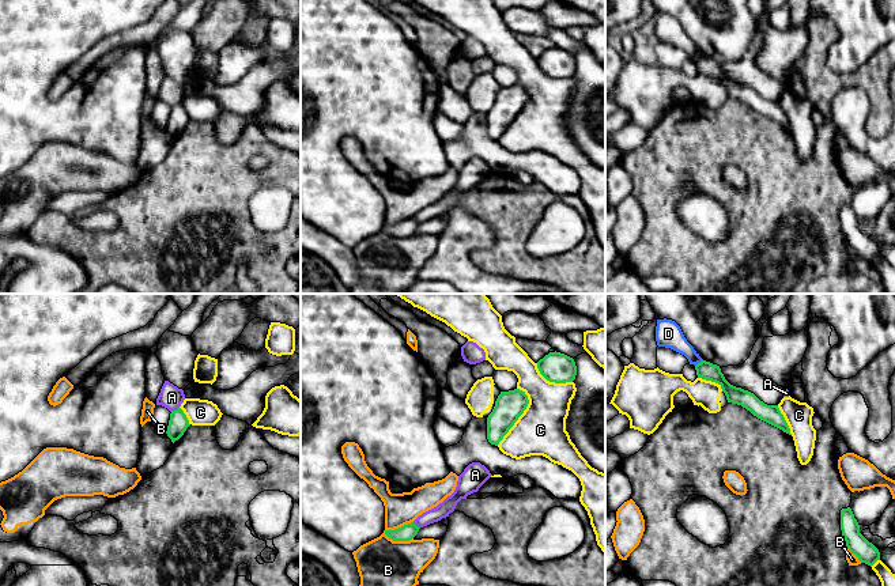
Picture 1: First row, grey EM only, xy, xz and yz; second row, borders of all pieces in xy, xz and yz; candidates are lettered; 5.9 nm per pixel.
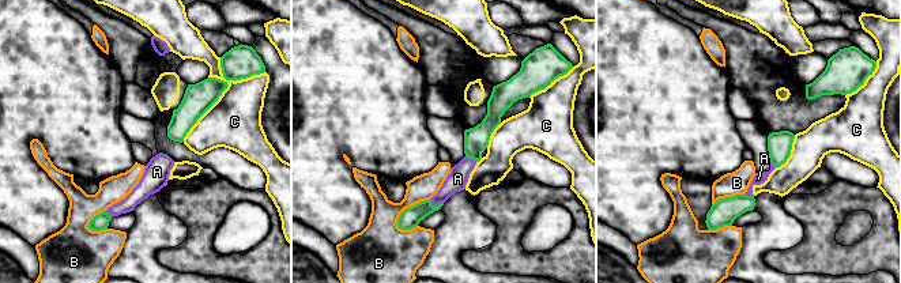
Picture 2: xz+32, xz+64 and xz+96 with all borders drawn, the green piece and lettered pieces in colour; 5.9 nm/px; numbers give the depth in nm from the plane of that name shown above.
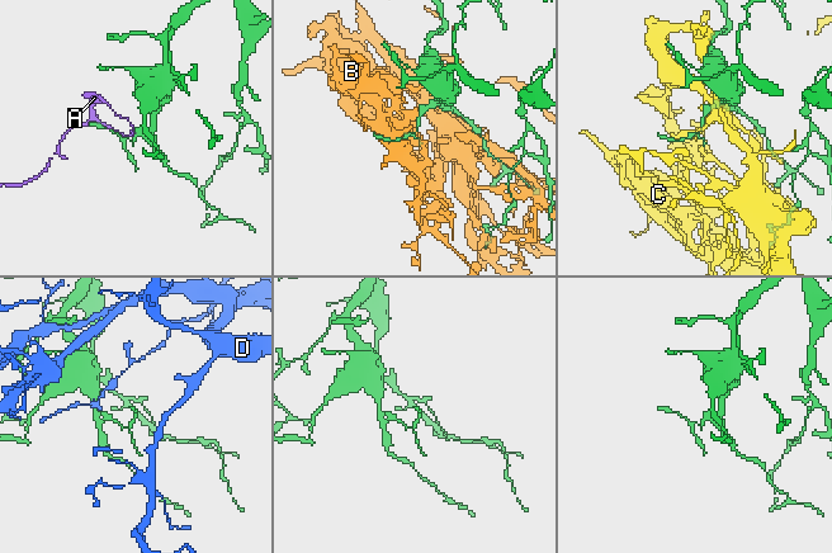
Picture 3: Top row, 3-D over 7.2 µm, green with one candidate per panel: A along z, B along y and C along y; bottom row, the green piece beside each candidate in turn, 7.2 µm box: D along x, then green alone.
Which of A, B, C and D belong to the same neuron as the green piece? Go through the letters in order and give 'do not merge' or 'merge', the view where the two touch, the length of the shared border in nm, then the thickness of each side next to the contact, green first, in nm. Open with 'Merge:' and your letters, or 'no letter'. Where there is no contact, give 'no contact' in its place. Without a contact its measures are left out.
Merge: no letter
A: do not merge | xy | 60 nm | 120/140 nm
B: do not merge | xz | 190 nm | 90/280 nm
C: do not merge | xz | 360 nm | 170/300 nm
D: do not merge | yz | 60 nm | 110/160 nm

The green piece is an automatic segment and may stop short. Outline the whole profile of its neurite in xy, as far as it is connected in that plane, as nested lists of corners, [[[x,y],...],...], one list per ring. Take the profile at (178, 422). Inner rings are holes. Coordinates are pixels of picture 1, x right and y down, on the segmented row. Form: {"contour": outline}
{"contour": [[[178,408],[175,411],[171,411],[170,413],[170,420],[169,420],[166,434],[174,443],[184,435],[184,432],[186,431],[189,426],[190,424],[189,424],[186,415],[184,413],[181,408]]]}

